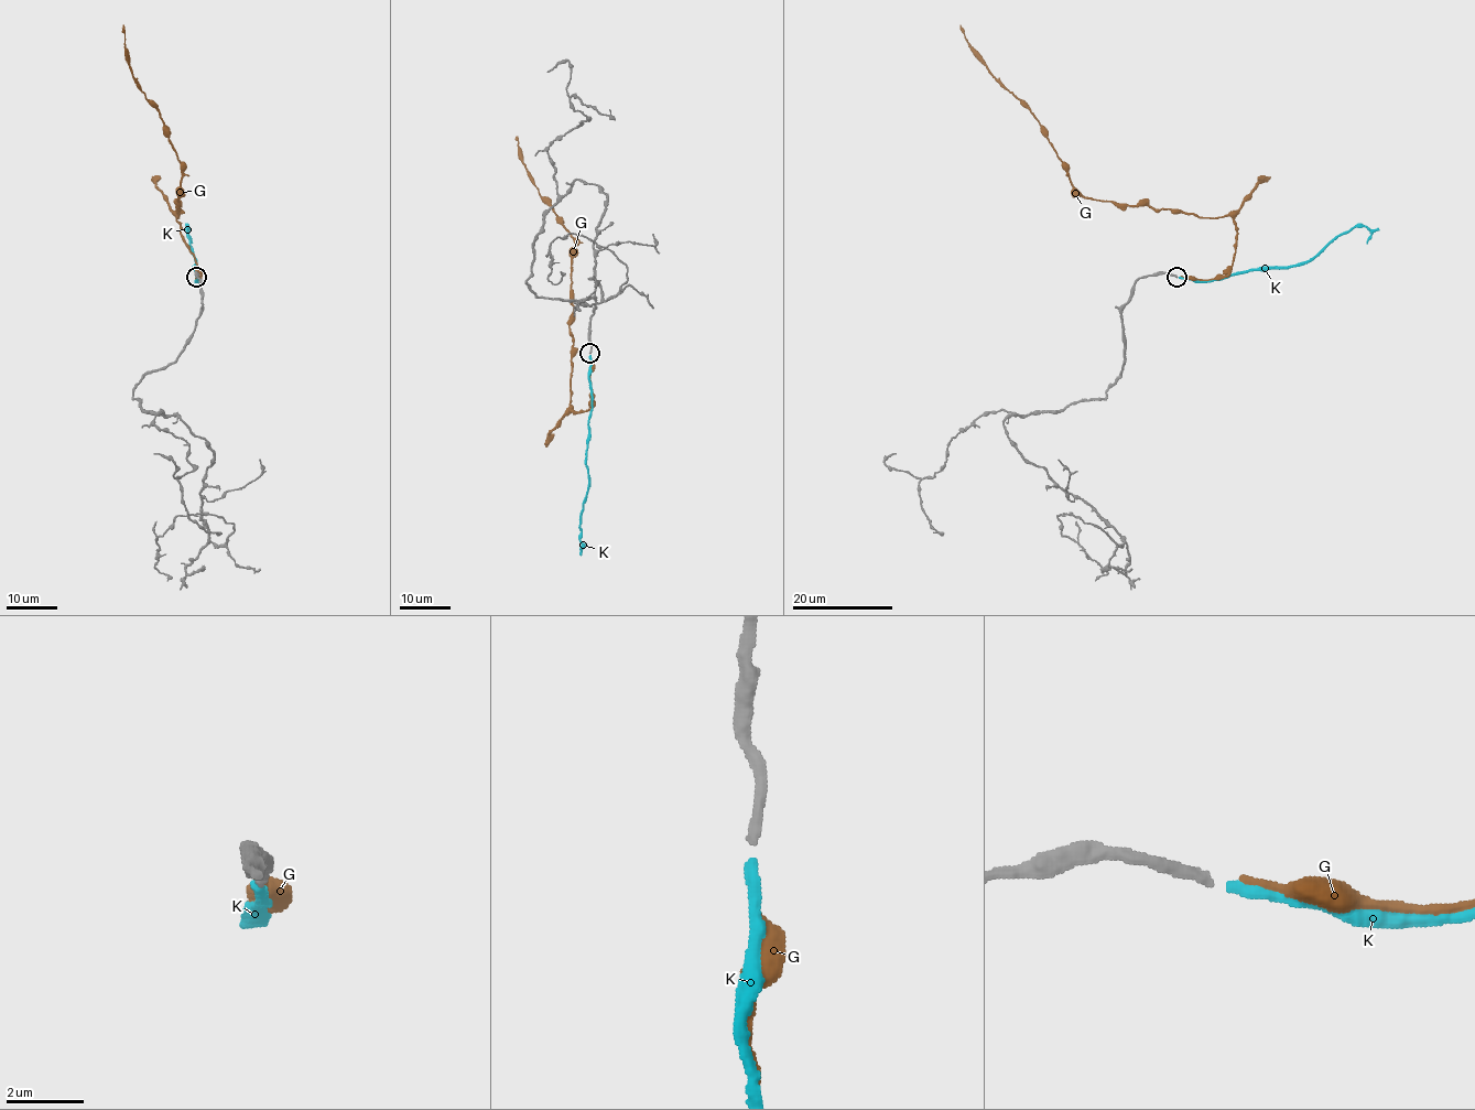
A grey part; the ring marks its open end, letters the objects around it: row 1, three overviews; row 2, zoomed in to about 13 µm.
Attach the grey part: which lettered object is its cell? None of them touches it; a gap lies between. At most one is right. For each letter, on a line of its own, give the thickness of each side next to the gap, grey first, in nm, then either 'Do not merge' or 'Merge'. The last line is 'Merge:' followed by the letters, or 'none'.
G: Thickness 280 nm (grey) against 200 nm. Do not merge
K: Thickness 280 nm (grey) against 300 nm. Merge
Merge: K

